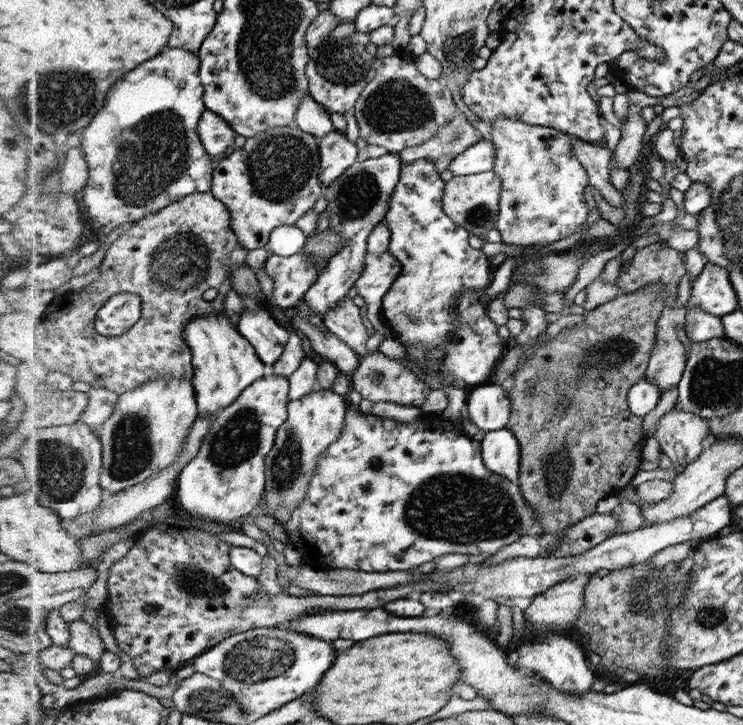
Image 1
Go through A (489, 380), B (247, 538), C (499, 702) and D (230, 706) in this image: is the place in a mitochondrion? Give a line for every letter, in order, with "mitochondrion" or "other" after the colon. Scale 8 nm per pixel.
A: other
B: other
C: other
D: mitochondrion

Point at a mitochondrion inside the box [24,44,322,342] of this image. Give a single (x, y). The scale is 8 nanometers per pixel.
(154, 154)

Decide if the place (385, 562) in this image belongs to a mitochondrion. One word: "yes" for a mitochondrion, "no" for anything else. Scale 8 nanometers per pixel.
no

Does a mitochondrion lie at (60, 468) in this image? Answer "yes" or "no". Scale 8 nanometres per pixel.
yes

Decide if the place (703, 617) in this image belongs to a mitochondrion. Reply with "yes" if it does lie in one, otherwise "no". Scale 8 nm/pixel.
yes

